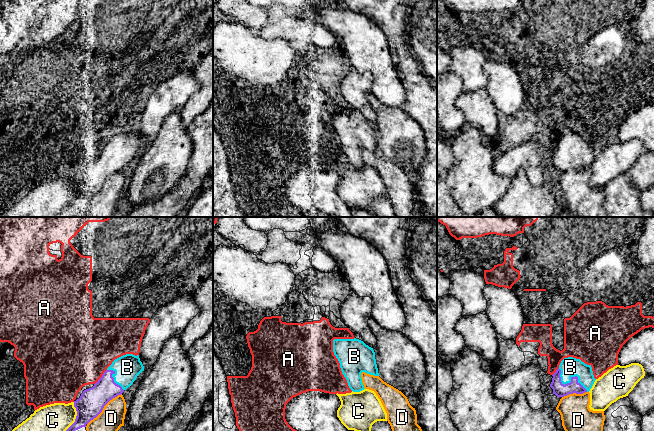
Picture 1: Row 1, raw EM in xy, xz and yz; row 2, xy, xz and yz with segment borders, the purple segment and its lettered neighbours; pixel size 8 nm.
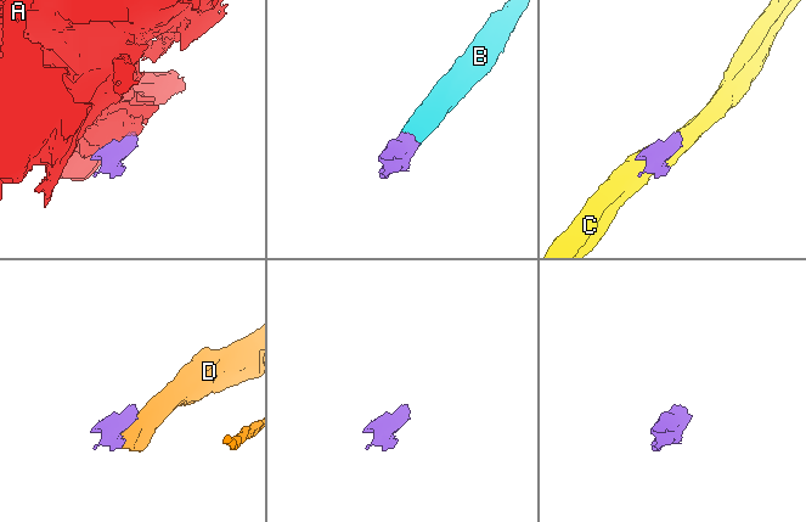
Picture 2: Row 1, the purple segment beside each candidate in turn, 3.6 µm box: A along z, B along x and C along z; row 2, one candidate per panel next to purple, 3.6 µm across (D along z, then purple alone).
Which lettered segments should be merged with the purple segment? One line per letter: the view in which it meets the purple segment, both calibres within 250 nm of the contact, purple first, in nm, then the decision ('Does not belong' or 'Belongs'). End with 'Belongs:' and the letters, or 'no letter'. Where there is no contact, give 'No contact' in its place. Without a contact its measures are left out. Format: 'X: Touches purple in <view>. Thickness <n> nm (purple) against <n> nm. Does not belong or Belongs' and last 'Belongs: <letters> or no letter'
A: Touches purple in xy. Thickness 200 nm (purple) against 480 nm. Does not belong
B: Touches purple in yz. Thickness 110 nm (purple) against 160 nm. Belongs
C: Touches purple in xy. Thickness 200 nm (purple) against 300 nm. Does not belong
D: Touches purple in xy. Thickness 200 nm (purple) against 220 nm. Does not belong
Belongs: B

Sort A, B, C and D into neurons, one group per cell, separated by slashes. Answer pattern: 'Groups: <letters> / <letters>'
Groups: A / B / C / D

